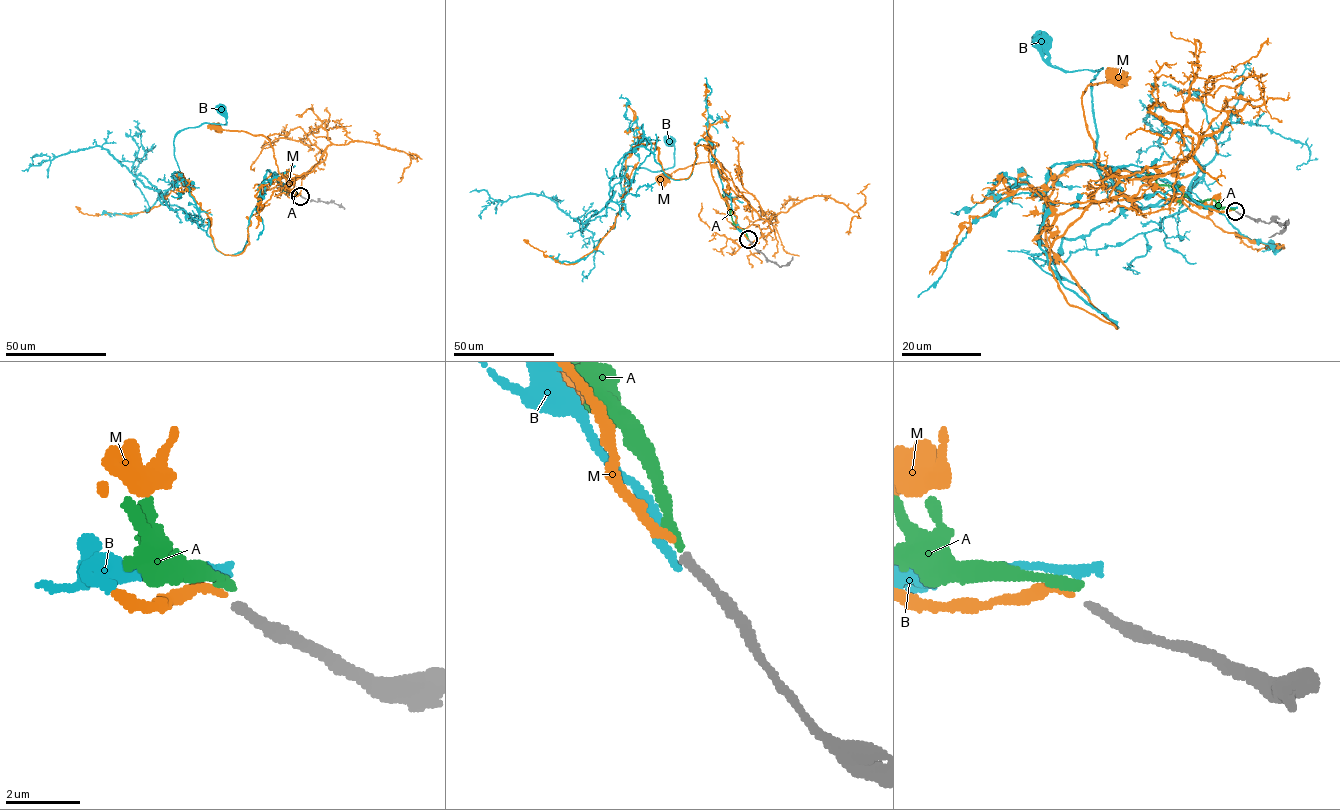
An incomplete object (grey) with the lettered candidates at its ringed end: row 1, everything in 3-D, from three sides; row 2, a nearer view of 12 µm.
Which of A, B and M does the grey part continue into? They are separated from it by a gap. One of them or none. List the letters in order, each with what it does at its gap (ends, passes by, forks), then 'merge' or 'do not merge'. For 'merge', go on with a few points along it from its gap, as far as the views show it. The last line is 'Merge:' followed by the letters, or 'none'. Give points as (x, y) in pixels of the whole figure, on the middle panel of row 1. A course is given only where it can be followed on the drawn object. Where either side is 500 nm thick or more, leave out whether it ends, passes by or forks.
A: it ends there; do not merge
B: it ends there; do not merge
M: it ends there; merge; it runs (748, 239), (724, 199), (729, 187), (738, 196), (744, 197), (720, 163), (700, 162), (679, 168), (664, 180)
Merge: M

